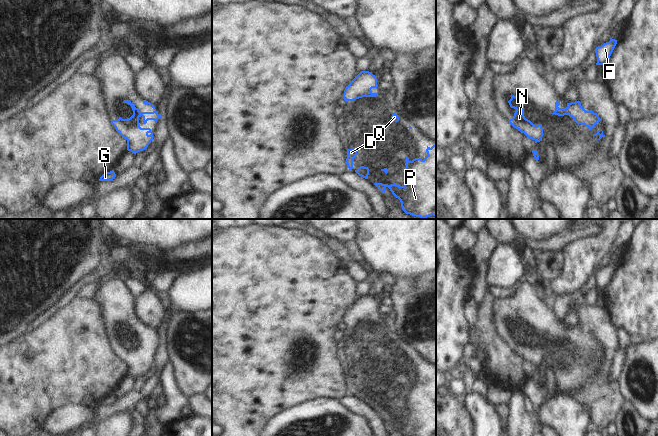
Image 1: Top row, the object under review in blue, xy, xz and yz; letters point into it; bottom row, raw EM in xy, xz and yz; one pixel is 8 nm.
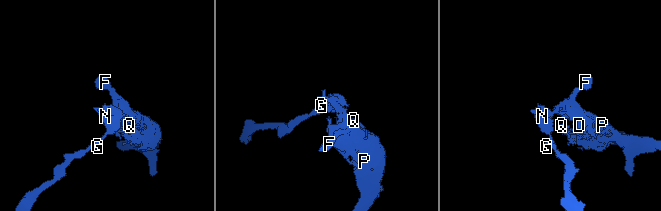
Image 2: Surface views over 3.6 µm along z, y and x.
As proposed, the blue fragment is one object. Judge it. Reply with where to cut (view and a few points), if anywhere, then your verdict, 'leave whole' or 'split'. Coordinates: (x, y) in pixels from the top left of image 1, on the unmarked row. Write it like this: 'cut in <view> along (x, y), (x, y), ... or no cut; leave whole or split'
no cut; leave whole

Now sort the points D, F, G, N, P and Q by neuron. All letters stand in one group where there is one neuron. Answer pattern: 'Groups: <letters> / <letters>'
Groups: D F G N P Q.

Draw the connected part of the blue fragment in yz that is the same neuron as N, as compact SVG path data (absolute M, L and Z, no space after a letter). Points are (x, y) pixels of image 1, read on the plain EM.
M511 319L511 323L508 325L511 332L516 335L509 347L520 356L524 357L528 362L535 365L535 367L542 365L543 352L542 348L537 350L524 340L524 327L521 320Z

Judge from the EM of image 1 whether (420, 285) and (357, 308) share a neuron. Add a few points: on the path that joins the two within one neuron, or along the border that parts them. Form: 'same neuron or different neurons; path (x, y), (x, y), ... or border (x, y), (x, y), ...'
different neurons; border (384, 299), (387, 301)

